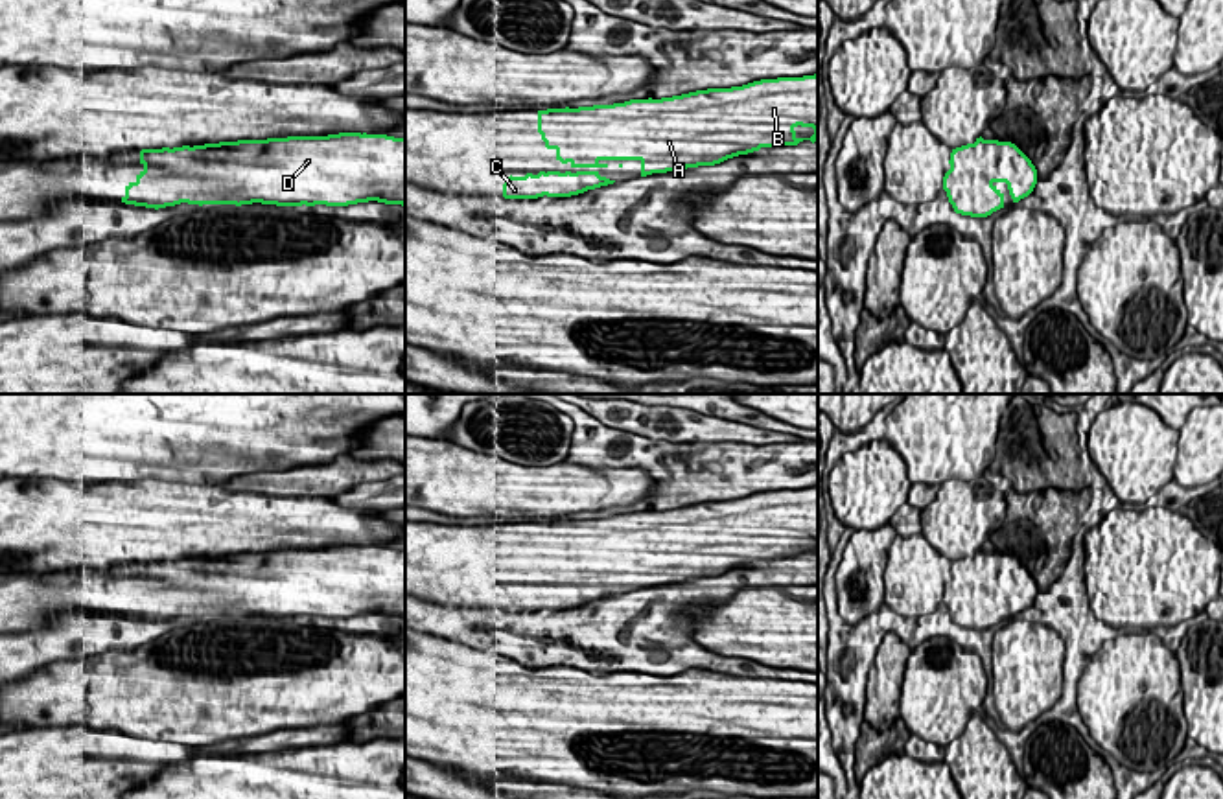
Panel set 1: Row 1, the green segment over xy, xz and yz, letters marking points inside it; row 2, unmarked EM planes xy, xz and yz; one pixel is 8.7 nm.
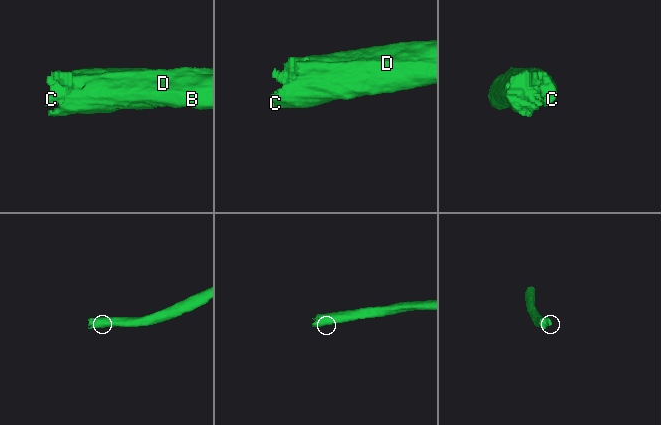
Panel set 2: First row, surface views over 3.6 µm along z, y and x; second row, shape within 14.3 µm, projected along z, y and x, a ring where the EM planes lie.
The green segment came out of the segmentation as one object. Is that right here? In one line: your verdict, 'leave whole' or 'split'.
leave whole

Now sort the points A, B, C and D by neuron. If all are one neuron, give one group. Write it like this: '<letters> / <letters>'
A B C D

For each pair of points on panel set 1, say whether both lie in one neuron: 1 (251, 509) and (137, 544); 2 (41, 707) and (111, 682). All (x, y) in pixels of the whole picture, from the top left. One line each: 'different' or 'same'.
1: same
2: same

